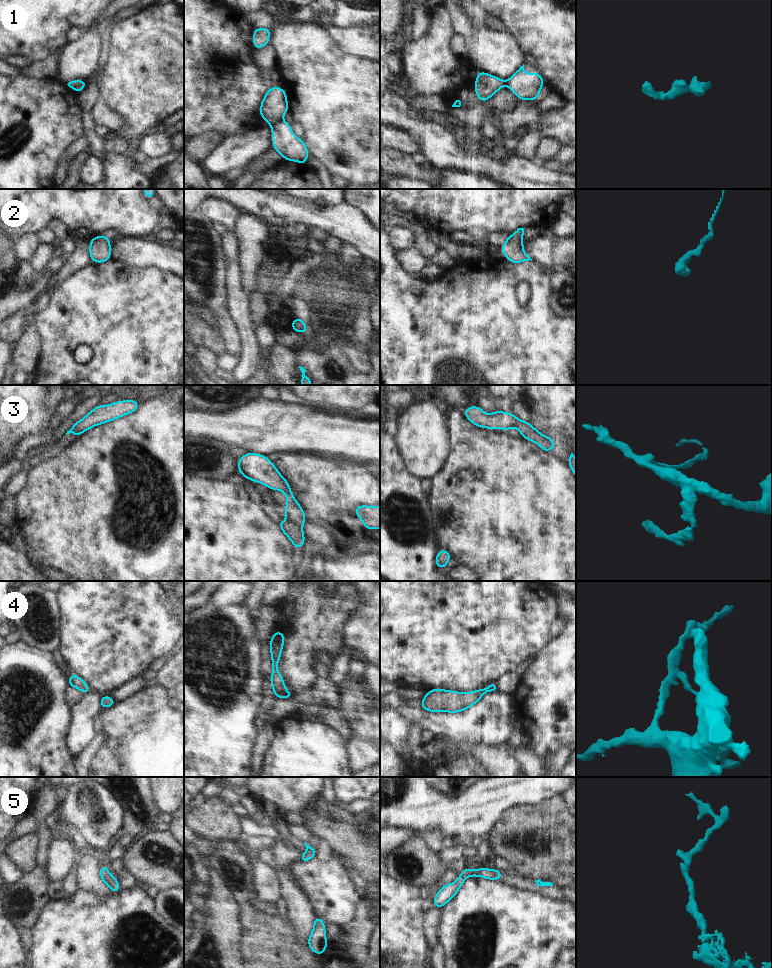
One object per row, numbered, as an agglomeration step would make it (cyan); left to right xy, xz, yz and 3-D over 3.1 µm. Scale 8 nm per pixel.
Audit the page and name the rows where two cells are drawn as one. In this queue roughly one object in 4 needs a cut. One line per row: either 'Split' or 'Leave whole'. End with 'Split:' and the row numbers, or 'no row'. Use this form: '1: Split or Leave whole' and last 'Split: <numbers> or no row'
1: Split
2: Leave whole
3: Leave whole
4: Leave whole
5: Leave whole
Split: 1

